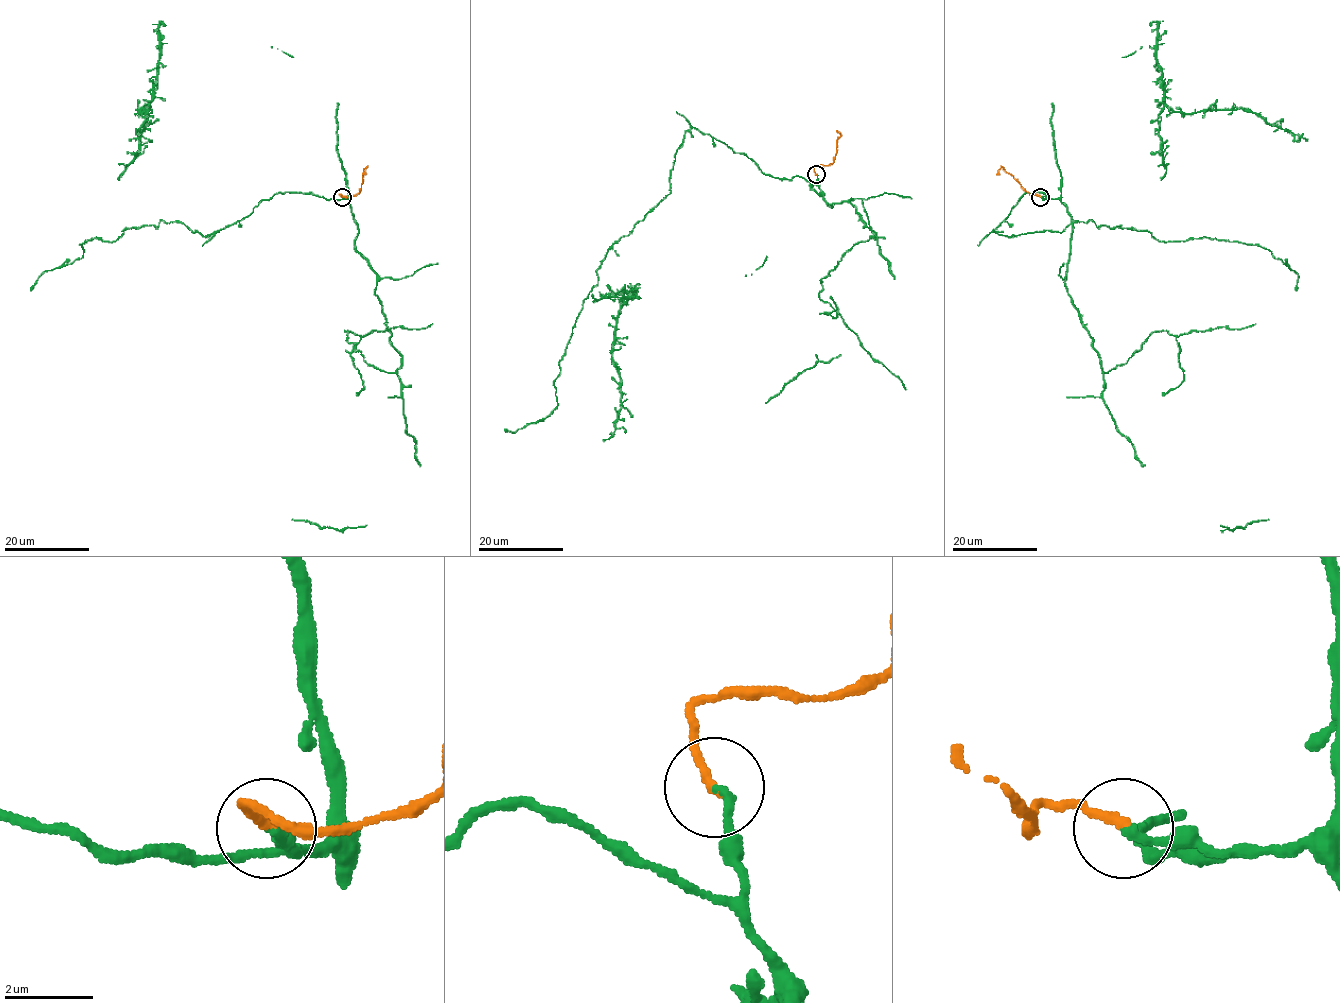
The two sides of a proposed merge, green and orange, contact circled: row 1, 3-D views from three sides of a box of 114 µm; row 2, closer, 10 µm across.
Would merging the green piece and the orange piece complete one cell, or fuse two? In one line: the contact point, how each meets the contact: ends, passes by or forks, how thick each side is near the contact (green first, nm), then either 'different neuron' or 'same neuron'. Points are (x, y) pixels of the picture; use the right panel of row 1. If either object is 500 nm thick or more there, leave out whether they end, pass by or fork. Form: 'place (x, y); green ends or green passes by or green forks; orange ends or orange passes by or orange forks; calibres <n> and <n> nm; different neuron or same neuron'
place (1040, 197); green ends; orange ends; calibres 190 and 220 nm; same neuron

